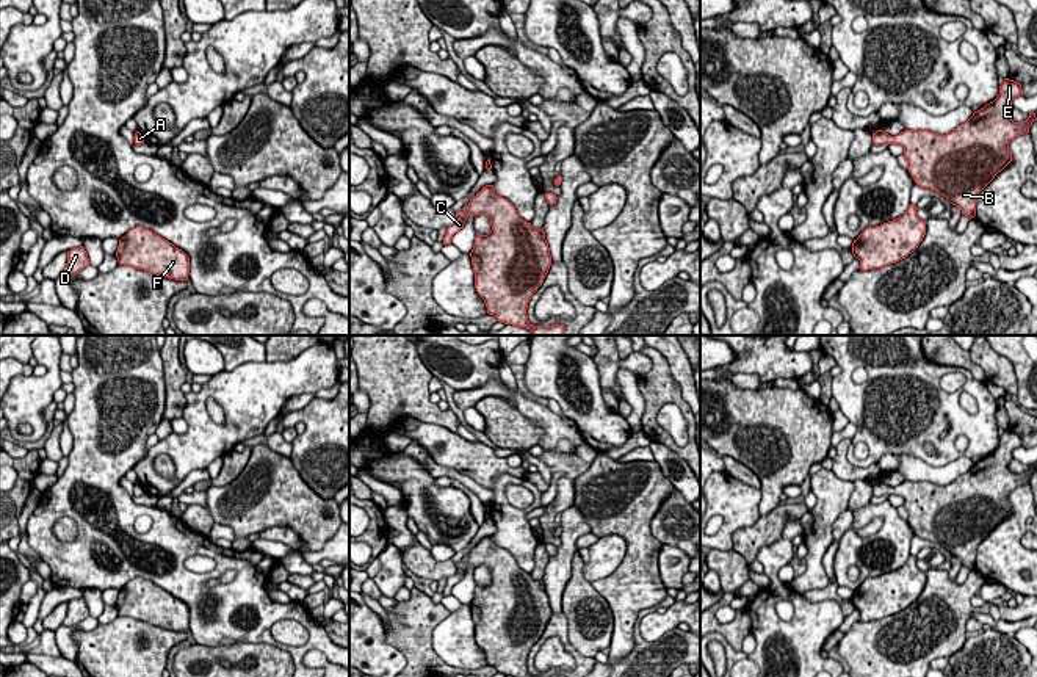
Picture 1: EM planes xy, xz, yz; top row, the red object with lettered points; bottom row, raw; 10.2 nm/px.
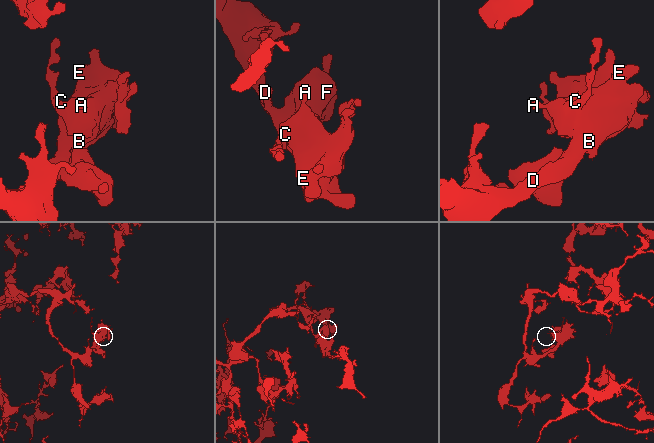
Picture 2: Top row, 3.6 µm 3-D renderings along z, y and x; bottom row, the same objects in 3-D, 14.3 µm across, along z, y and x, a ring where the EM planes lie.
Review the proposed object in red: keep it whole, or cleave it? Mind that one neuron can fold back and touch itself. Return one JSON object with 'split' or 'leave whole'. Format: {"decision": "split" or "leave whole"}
{"decision": "leave whole"}

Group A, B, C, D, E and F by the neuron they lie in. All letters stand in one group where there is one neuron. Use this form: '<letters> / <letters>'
A B C D E F

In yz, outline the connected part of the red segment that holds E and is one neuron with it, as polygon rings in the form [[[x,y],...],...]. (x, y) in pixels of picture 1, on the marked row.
[[[1004,78],[993,102],[946,135],[904,130],[890,136],[877,130],[873,133],[873,143],[902,146],[915,183],[934,188],[971,219],[976,216],[979,193],[1012,161],[1009,143],[1029,133],[1029,127],[1037,121],[1035,113],[1029,113],[1023,122],[1009,118],[1012,100],[1020,96],[1021,85]]]

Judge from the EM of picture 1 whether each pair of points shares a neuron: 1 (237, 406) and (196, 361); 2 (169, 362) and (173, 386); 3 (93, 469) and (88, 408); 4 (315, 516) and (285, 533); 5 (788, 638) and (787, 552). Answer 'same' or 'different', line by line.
1: different
2: same
3: same
4: different
5: same

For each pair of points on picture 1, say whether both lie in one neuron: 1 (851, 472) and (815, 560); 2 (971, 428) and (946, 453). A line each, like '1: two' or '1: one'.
1: two
2: one

